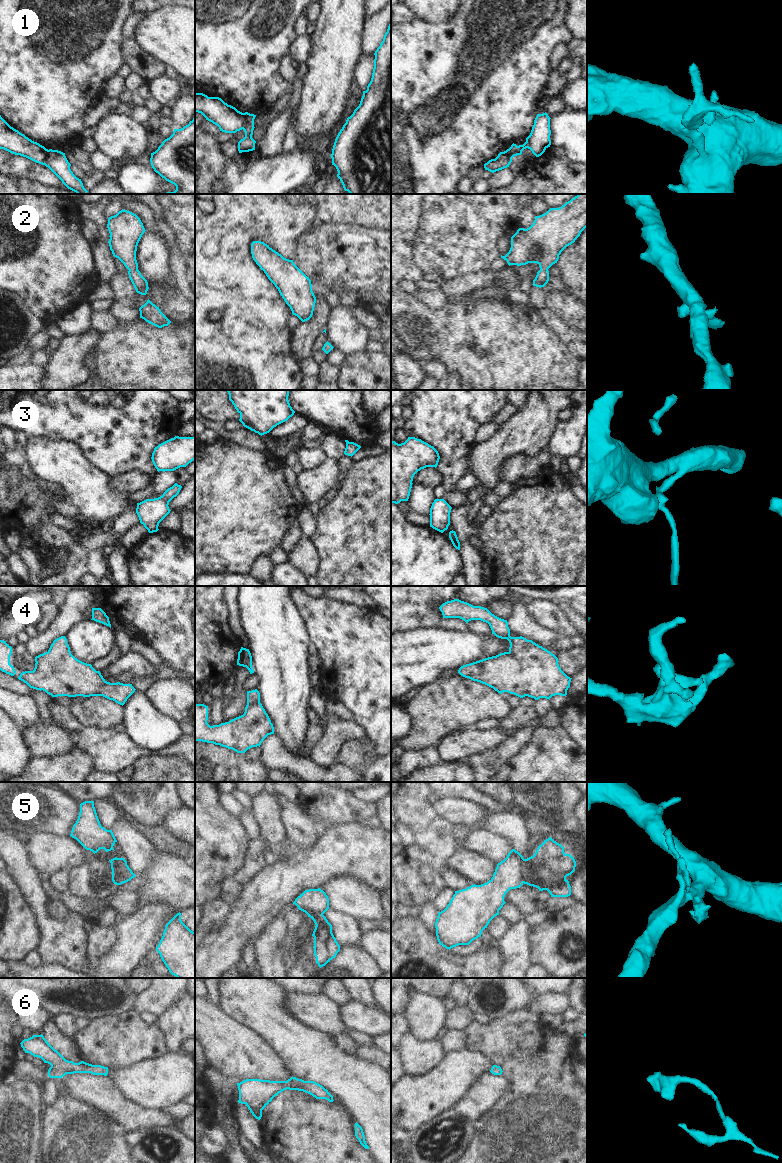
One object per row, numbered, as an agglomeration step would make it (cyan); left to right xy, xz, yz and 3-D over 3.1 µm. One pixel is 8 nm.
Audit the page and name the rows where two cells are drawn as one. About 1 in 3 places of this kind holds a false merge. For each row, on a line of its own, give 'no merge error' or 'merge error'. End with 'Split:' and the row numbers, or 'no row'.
1: merge error
2: no merge error
3: no merge error
4: no merge error
5: merge error
6: no merge error
Split: 1, 5

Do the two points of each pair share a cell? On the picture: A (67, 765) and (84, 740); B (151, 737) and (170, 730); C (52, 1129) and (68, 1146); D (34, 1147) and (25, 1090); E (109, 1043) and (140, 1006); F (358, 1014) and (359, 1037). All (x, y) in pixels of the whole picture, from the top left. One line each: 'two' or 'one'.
A: two
B: one
C: one
D: one
E: two
F: two

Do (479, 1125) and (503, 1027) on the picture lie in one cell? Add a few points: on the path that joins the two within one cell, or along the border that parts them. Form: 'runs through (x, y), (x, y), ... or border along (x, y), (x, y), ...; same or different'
runs through (505, 1105), (514, 1096), (514, 1053); same

